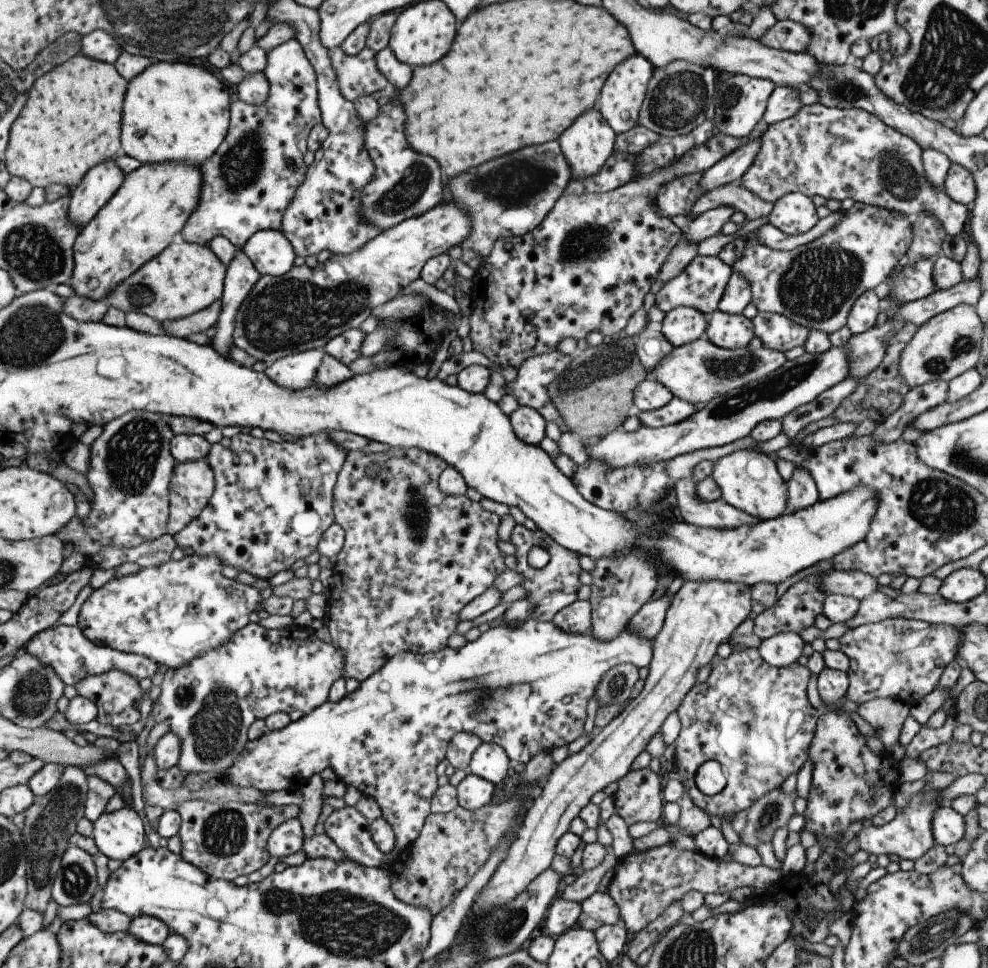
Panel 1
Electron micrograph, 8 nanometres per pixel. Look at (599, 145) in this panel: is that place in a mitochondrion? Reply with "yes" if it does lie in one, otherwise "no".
no

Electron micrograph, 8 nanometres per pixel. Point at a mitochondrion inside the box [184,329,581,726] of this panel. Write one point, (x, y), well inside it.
(482, 695)

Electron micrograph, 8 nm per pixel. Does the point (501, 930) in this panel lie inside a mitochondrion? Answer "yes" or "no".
yes

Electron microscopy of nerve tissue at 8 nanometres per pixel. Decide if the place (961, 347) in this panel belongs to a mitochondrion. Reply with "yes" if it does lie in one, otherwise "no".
yes

